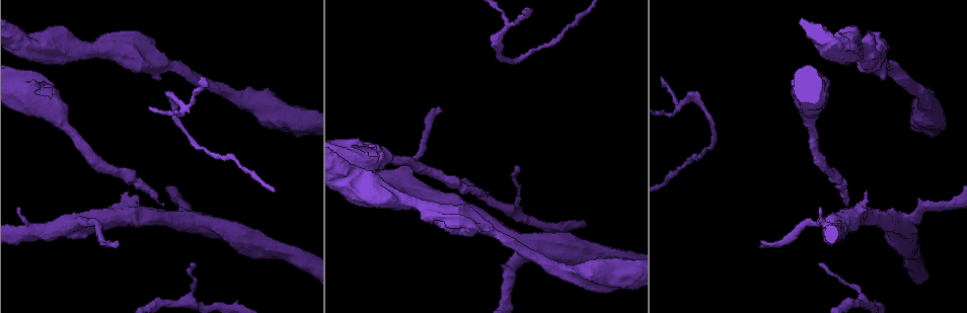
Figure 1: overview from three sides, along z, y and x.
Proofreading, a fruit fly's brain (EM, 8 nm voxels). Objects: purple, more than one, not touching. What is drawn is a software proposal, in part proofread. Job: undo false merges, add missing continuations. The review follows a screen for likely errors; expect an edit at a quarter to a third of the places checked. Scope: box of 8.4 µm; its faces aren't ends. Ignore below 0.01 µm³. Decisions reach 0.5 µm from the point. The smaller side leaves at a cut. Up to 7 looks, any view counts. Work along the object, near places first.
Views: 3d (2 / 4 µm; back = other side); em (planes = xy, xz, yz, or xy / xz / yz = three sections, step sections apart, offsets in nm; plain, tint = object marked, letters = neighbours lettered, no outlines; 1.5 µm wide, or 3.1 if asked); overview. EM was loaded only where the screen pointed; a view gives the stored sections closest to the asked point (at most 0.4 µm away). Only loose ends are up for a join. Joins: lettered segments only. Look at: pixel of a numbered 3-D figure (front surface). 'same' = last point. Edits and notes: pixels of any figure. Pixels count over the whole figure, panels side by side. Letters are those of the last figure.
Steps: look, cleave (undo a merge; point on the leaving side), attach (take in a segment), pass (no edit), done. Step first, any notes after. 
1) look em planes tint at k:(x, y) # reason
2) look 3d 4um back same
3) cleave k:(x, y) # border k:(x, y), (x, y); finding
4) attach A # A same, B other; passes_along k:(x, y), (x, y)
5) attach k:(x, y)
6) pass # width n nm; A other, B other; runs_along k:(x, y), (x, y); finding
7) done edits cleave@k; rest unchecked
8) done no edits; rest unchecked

look 3d 2um at 1:(819, 263) # thin end

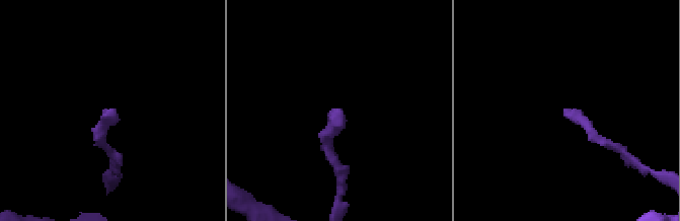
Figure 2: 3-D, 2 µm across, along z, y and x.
look em yz step 4 tint at 2:(340, 110)

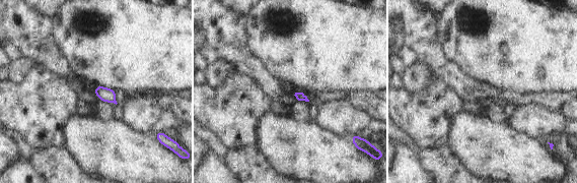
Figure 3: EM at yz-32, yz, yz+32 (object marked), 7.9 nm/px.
look em planes letters same # cut it another way

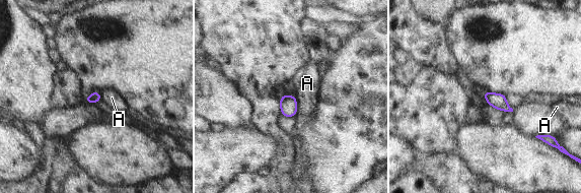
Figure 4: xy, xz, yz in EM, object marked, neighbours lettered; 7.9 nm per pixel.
pass # width 80 nm; A other; border 4:(293, 95), (296, 101), (295, 117); none of them fits

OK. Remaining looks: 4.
look em yz step 8 tint at 1:(517, 258) # arms part here

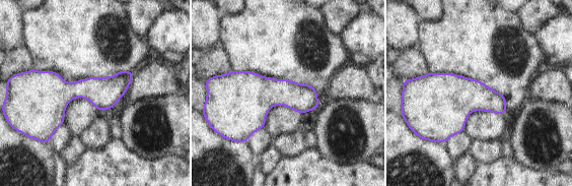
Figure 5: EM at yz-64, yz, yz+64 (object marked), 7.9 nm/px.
look em yz step 8 letters same # what lies round it

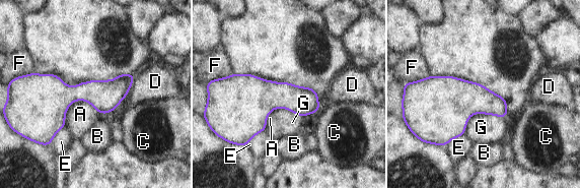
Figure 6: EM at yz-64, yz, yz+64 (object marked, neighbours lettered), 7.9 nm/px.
pass # A other, B other, C other, D other, E other, F other, G other; border 6:(101, 113), (76, 100), (64, 126); one neuron here

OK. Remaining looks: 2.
done no edits; rest unchecked

